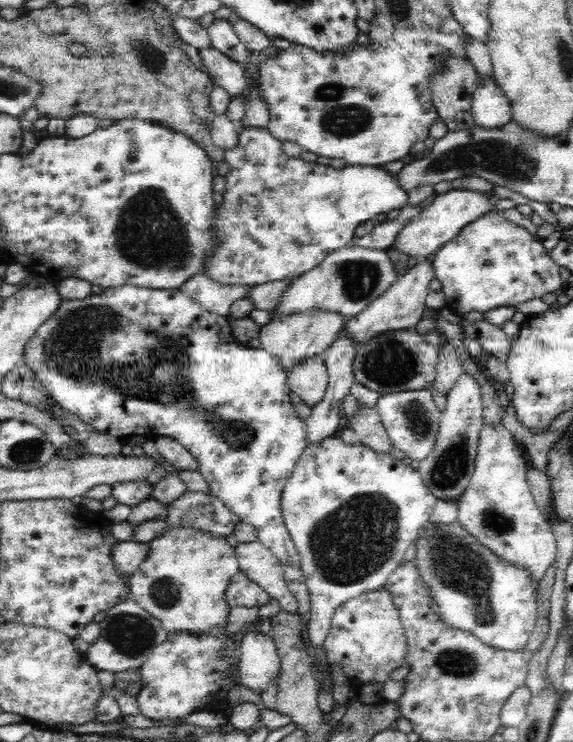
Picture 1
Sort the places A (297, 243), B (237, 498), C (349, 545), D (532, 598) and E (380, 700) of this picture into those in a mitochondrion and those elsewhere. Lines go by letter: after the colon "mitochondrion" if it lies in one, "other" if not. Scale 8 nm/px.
A: mitochondrion
B: other
C: mitochondrion
D: other
E: other

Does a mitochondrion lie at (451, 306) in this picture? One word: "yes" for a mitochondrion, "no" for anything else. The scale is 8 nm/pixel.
no

